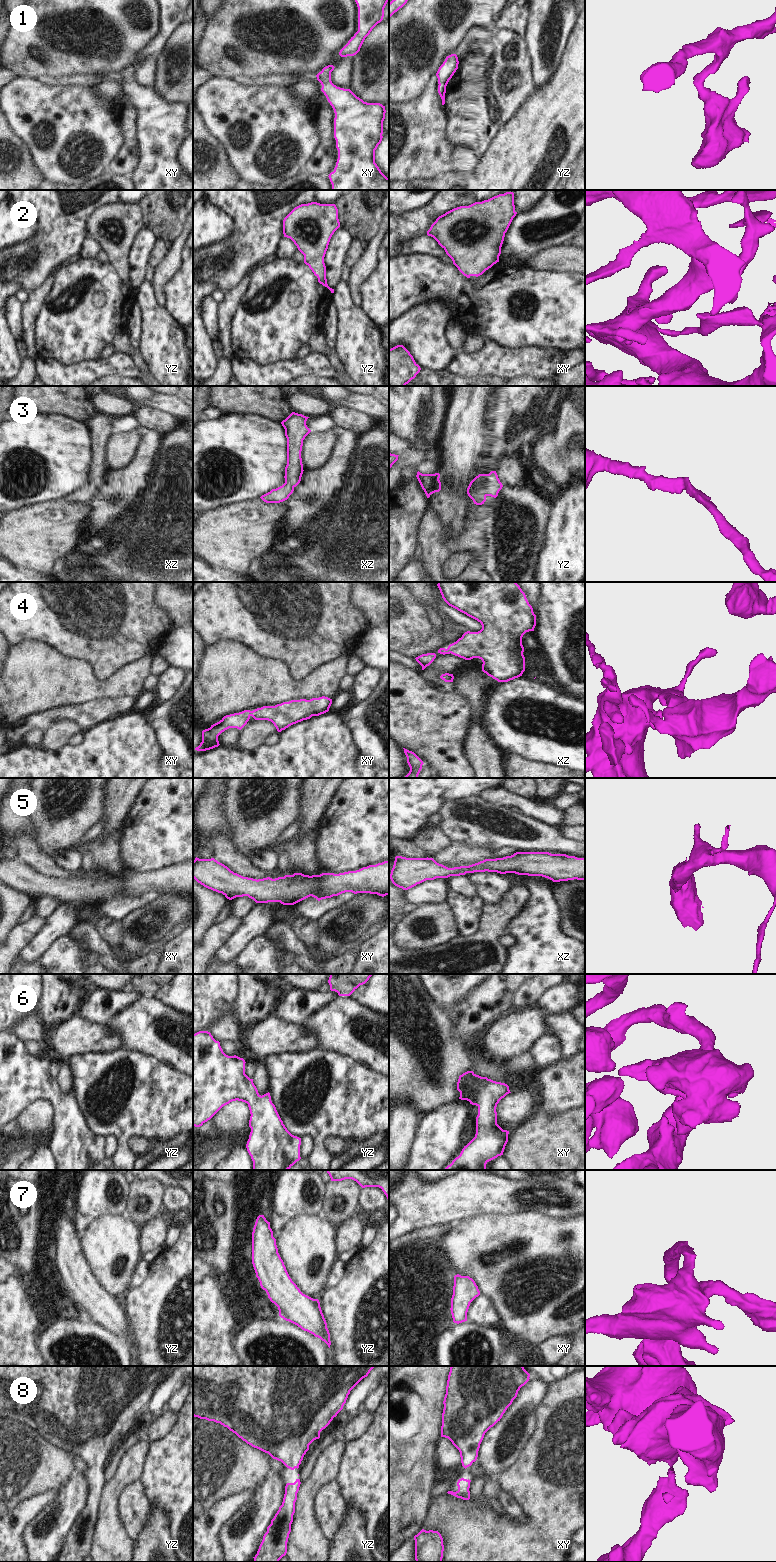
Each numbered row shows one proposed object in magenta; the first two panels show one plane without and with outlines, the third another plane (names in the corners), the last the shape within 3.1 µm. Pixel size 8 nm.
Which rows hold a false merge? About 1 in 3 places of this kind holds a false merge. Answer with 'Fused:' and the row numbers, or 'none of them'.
Fused: none of them

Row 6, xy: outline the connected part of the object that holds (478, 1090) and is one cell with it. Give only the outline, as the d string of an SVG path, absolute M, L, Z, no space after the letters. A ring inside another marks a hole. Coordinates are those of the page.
M467 1071L459 1076L459 1099L478 1107L475 1137L462 1149L445 1170L486 1170L486 1164L503 1155L509 1131L497 1124L496 1107L499 1101L511 1093L505 1083Z

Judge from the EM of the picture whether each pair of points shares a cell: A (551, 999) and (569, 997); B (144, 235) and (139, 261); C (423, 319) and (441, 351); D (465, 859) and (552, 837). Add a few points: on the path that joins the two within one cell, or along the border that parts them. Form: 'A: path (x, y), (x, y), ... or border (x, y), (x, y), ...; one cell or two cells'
A: path (555, 999), (565, 997); one cell
B: path (144, 241), (139, 255); one cell
C: path (423, 327), (423, 333), (433, 343); one cell
D: border (469, 846), (485, 847), (492, 852); two cells

